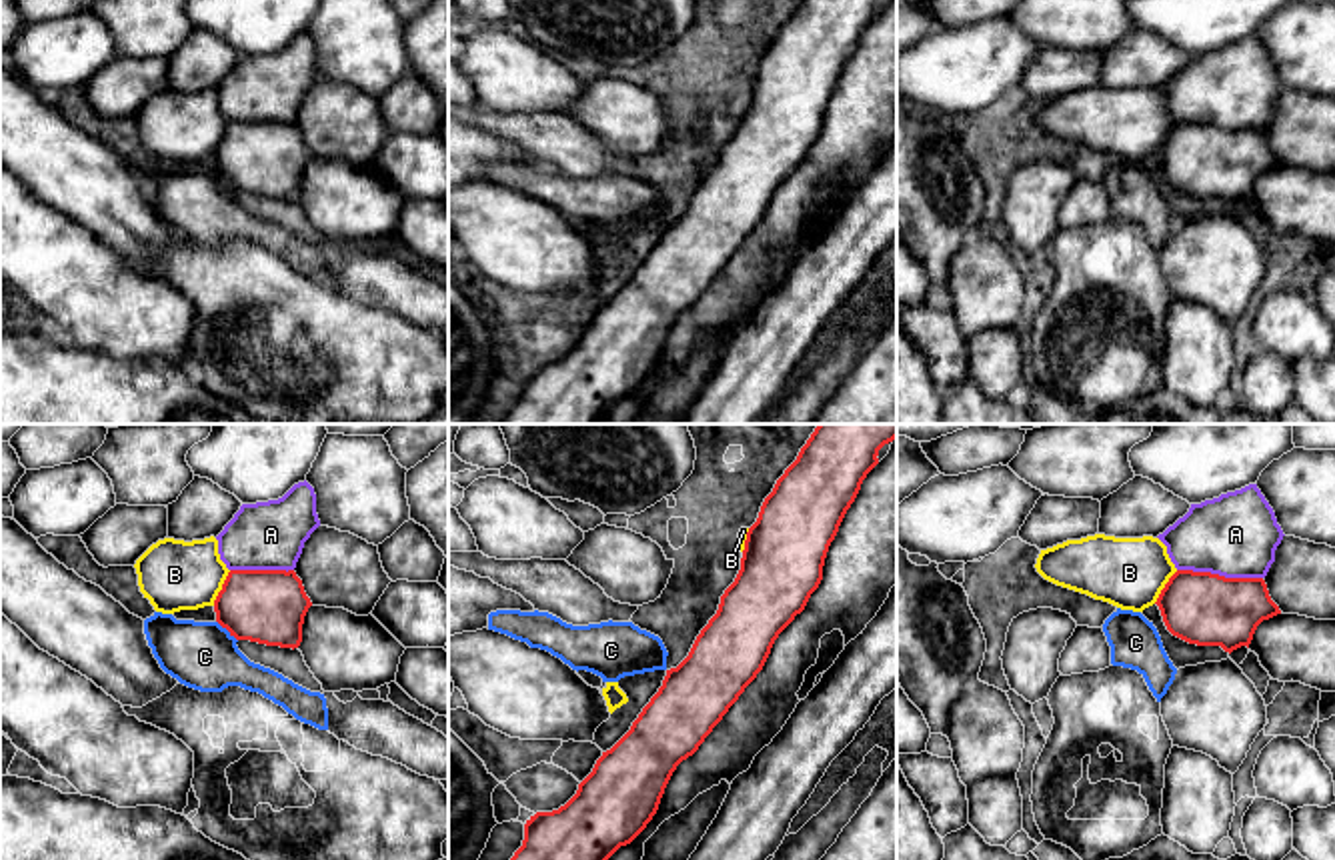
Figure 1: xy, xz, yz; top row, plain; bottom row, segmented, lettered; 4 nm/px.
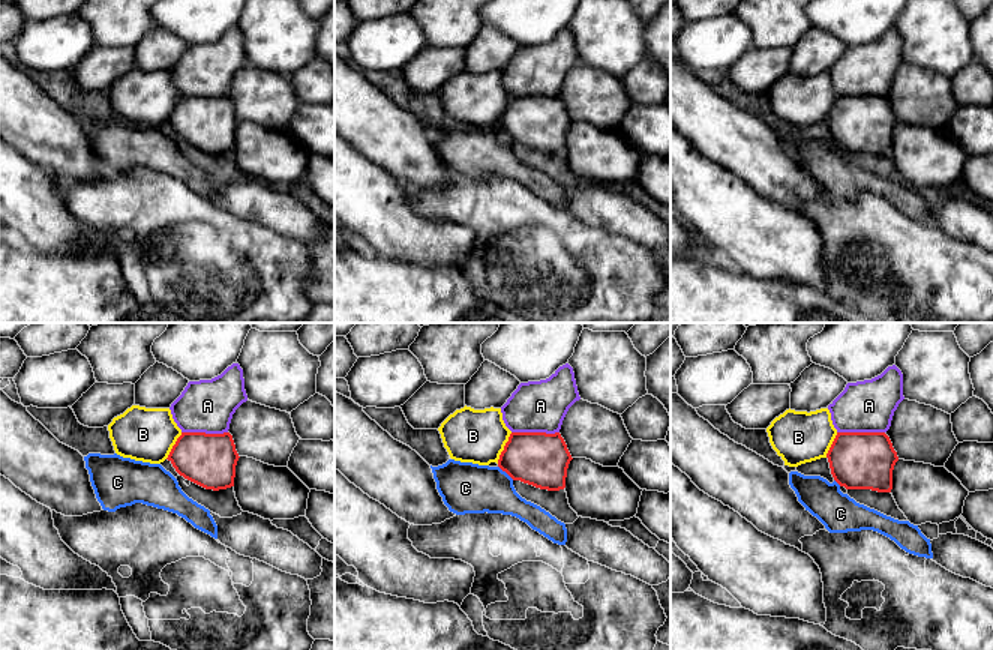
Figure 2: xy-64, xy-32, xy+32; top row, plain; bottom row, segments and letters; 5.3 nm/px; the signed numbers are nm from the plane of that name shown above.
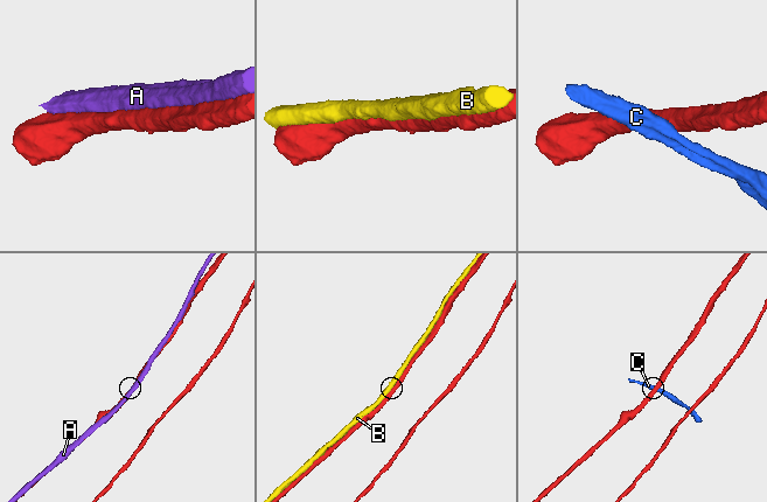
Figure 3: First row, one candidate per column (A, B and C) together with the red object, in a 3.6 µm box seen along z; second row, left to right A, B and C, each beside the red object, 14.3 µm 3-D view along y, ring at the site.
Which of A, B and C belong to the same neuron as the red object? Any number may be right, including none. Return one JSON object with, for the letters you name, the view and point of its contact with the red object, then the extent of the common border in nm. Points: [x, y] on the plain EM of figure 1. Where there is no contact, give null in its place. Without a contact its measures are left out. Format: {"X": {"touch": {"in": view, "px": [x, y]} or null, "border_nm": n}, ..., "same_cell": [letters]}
{"same_cell": []}

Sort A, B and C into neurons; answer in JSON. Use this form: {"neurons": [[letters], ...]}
{"neurons": [["A"], ["B"], ["C"]]}

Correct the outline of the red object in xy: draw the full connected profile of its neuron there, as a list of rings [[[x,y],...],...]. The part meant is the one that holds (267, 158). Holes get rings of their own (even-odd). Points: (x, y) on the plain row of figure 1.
[[[230,122],[214,152],[216,174],[236,192],[292,202],[310,158],[294,122]]]

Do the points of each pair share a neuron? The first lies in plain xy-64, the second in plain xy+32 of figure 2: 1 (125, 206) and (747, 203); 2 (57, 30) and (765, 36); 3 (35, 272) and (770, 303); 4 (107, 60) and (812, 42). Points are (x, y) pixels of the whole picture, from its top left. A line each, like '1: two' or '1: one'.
1: two
2: two
3: one
4: two

